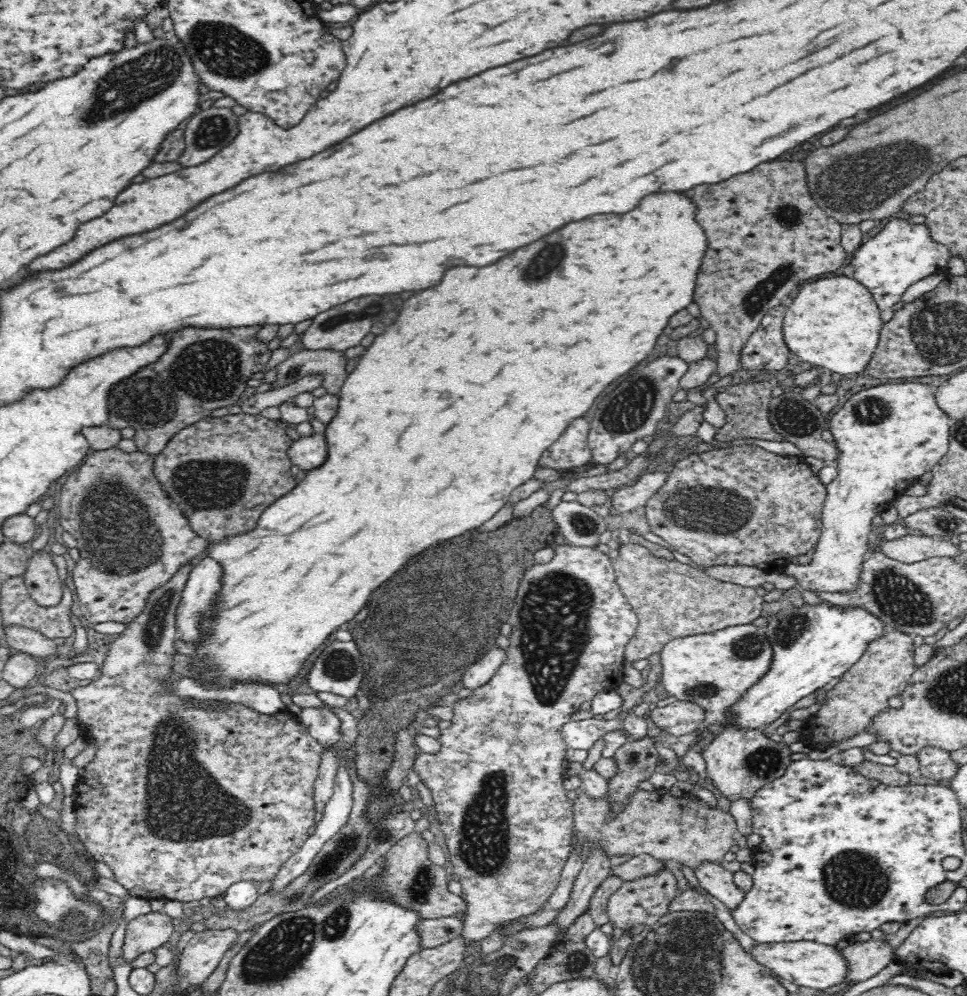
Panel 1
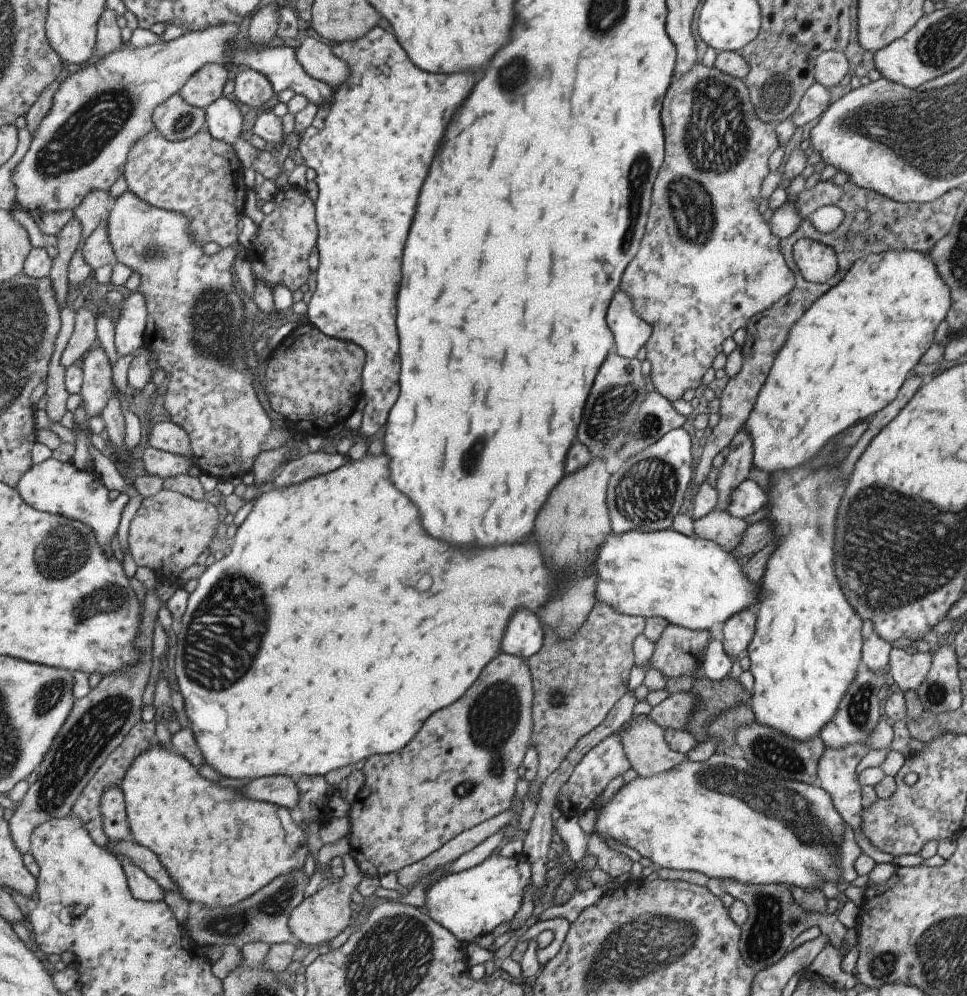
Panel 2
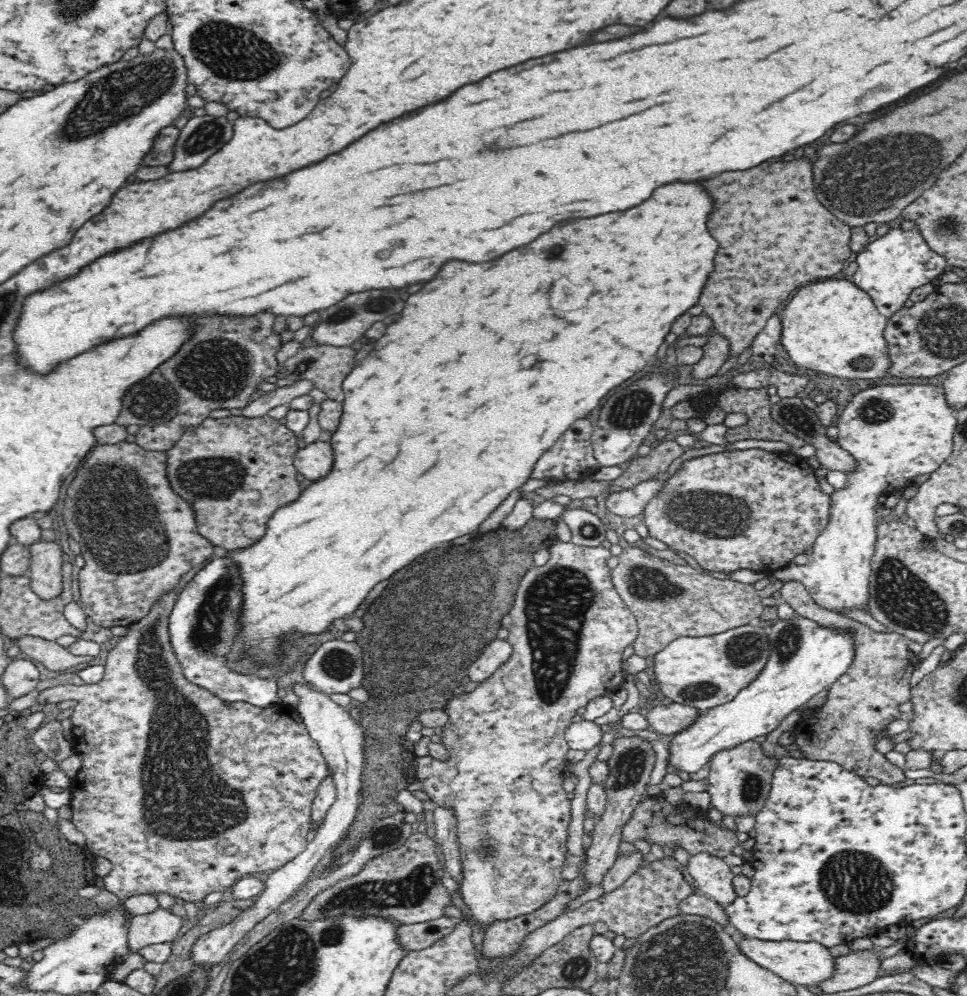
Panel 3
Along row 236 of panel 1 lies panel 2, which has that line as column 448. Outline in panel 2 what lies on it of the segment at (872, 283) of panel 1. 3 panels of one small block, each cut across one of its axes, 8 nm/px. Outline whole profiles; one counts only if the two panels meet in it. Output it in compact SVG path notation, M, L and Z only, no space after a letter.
M493 852L489 857L484 859L483 862L475 865L474 867L440 877L439 879L436 879L436 877L432 877L431 879L429 879L428 880L429 885L425 889L425 903L424 906L422 907L422 910L426 910L428 916L434 922L437 922L439 925L446 927L446 930L449 930L457 938L457 941L460 944L468 945L472 943L477 936L480 936L480 934L483 934L485 935L485 937L488 937L488 934L491 933L496 926L504 922L508 922L519 911L520 905L524 903L523 902L524 889L526 888L526 885L530 881L532 881L531 866L530 863L527 861L527 858L525 857L525 854L523 852L510 858L503 857L499 853L494 854Z

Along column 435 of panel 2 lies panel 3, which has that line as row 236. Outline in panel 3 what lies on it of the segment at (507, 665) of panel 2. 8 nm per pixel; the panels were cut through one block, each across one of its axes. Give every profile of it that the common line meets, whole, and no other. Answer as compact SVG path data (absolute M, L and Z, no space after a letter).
M804 157L792 162L767 161L746 171L724 172L706 180L704 186L710 190L715 202L714 215L706 225L710 234L720 242L720 250L714 256L715 268L702 288L698 304L712 319L715 332L730 341L730 357L738 356L751 346L776 308L784 300L788 301L798 286L843 272L852 256L851 226L836 218L818 201L814 192L813 166Z

